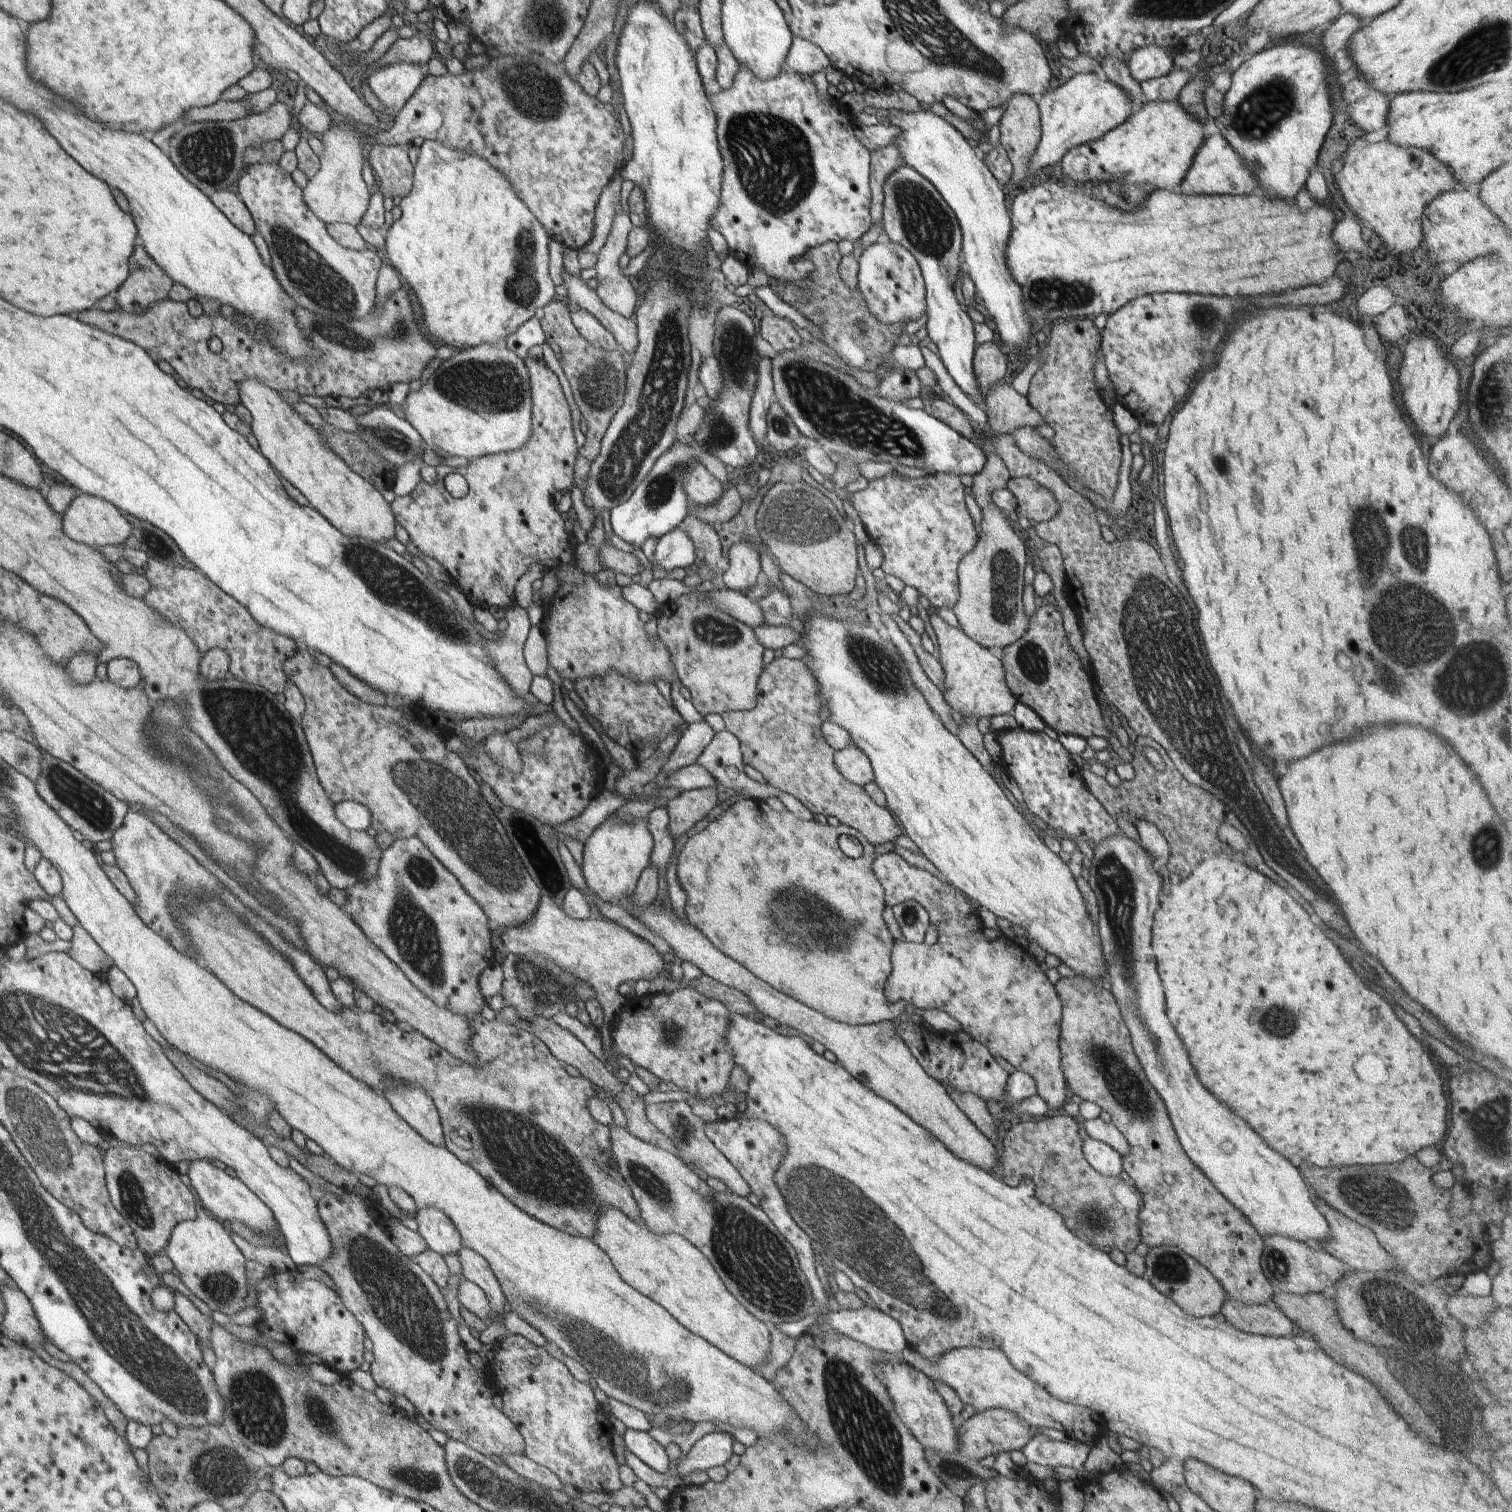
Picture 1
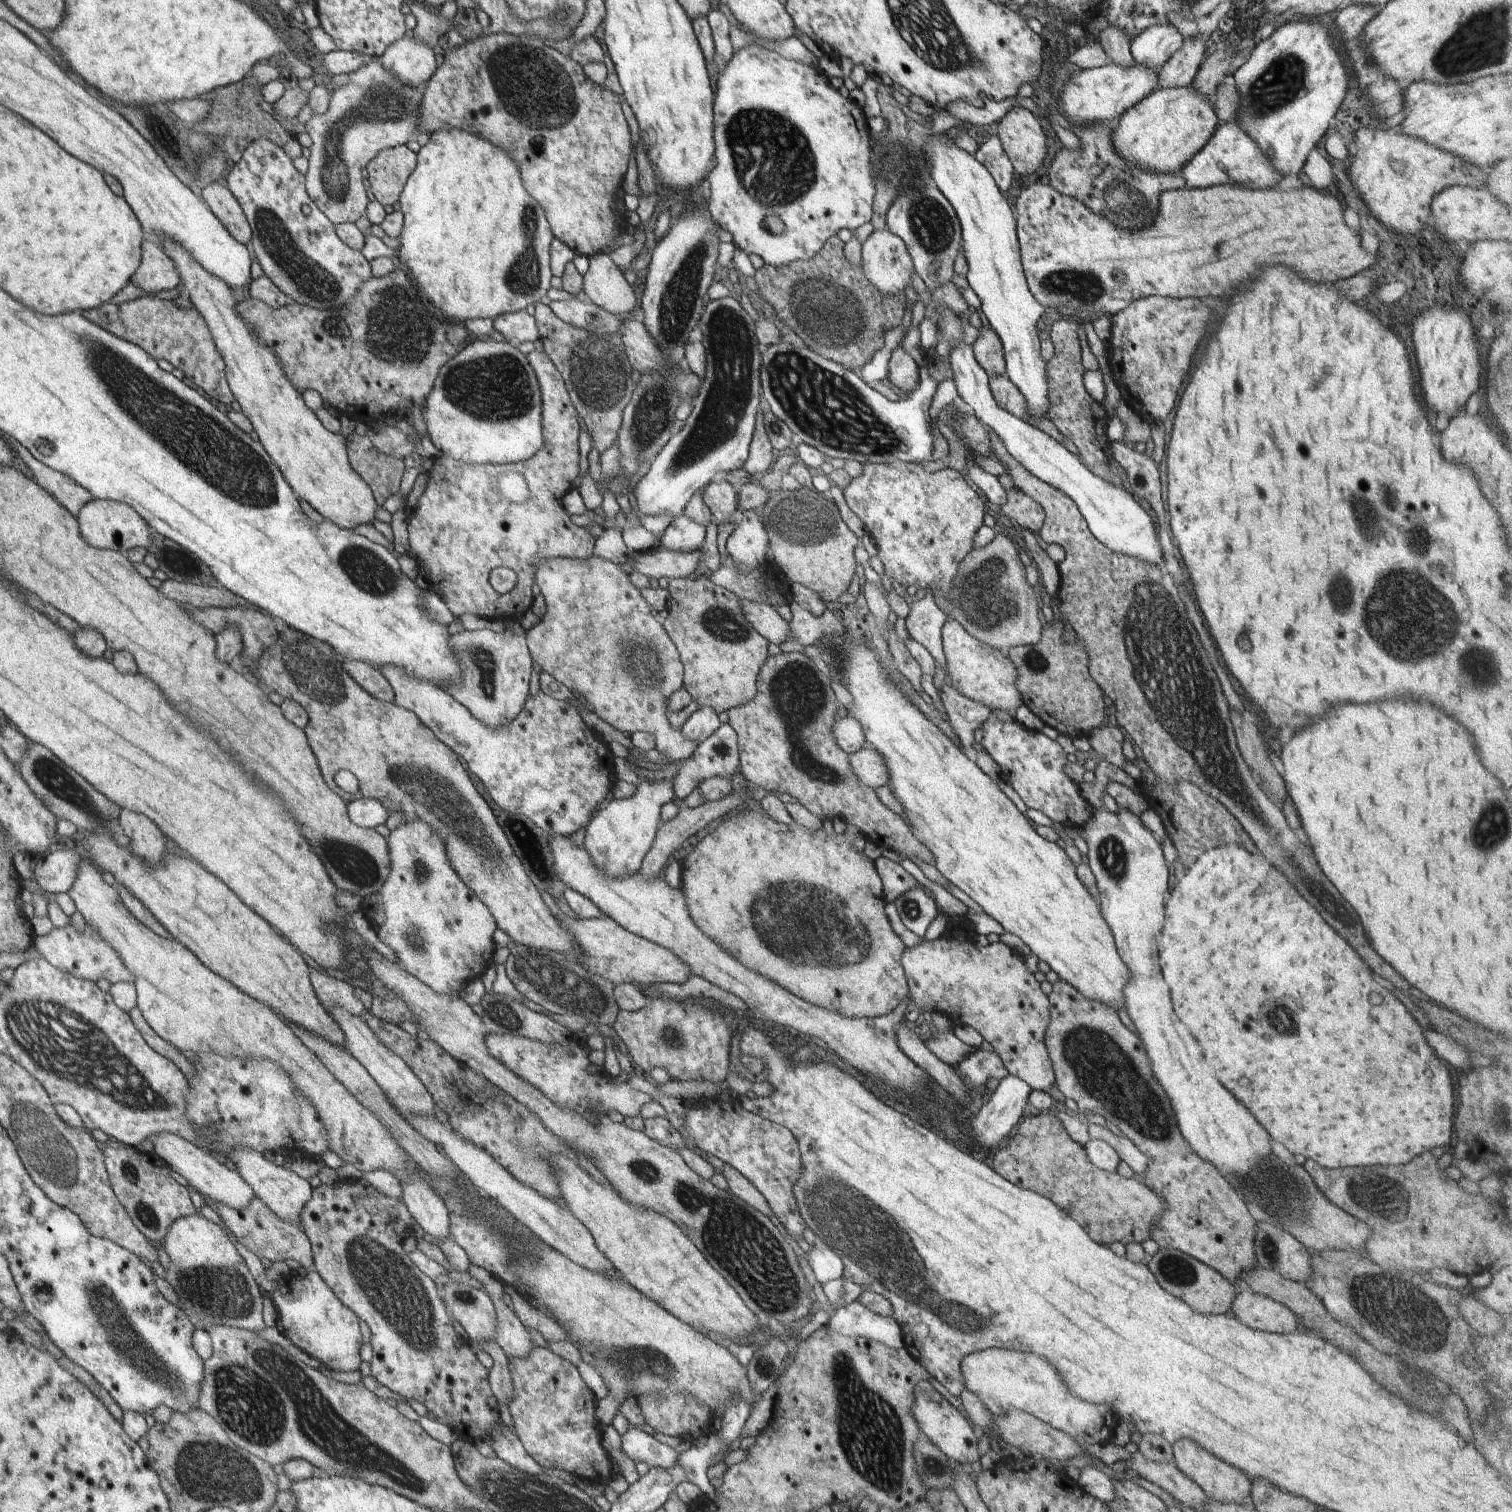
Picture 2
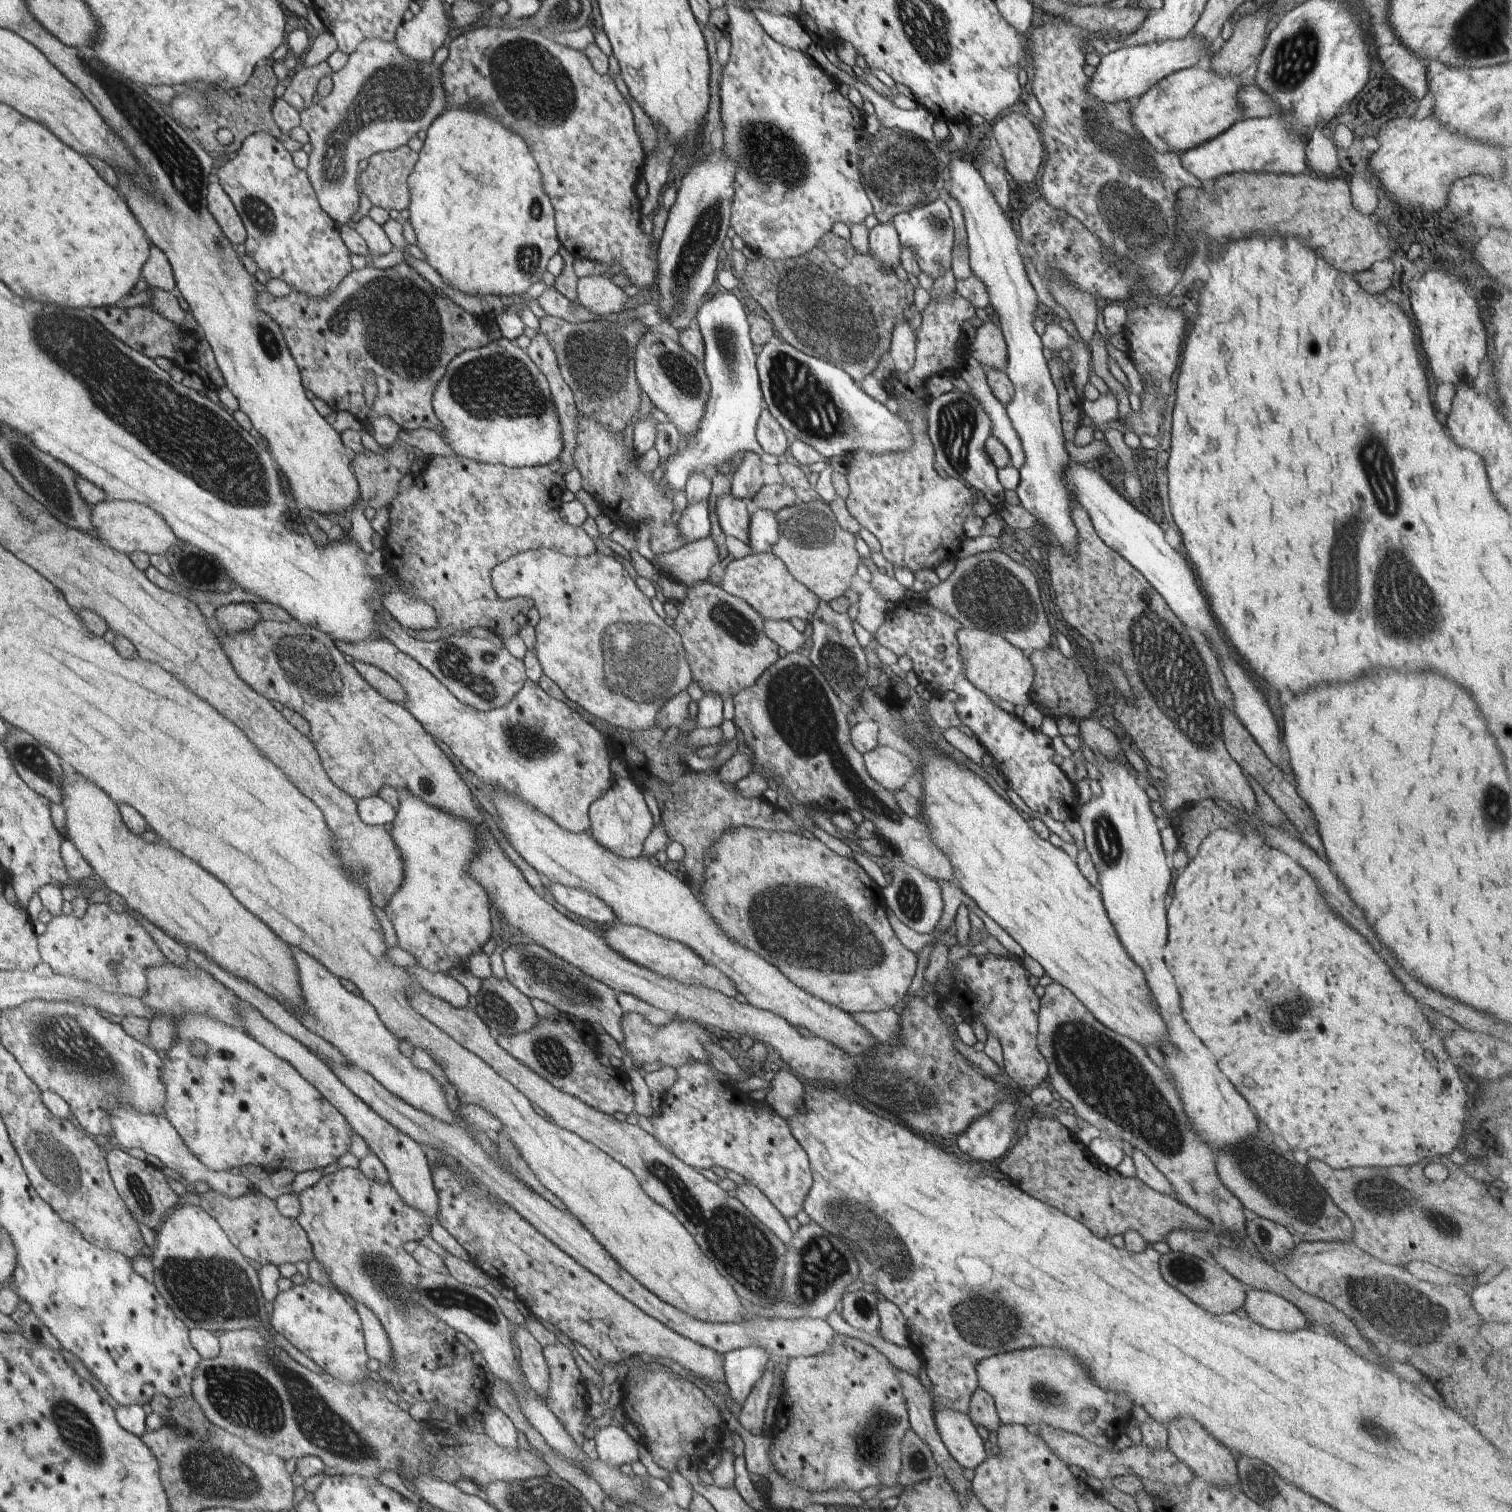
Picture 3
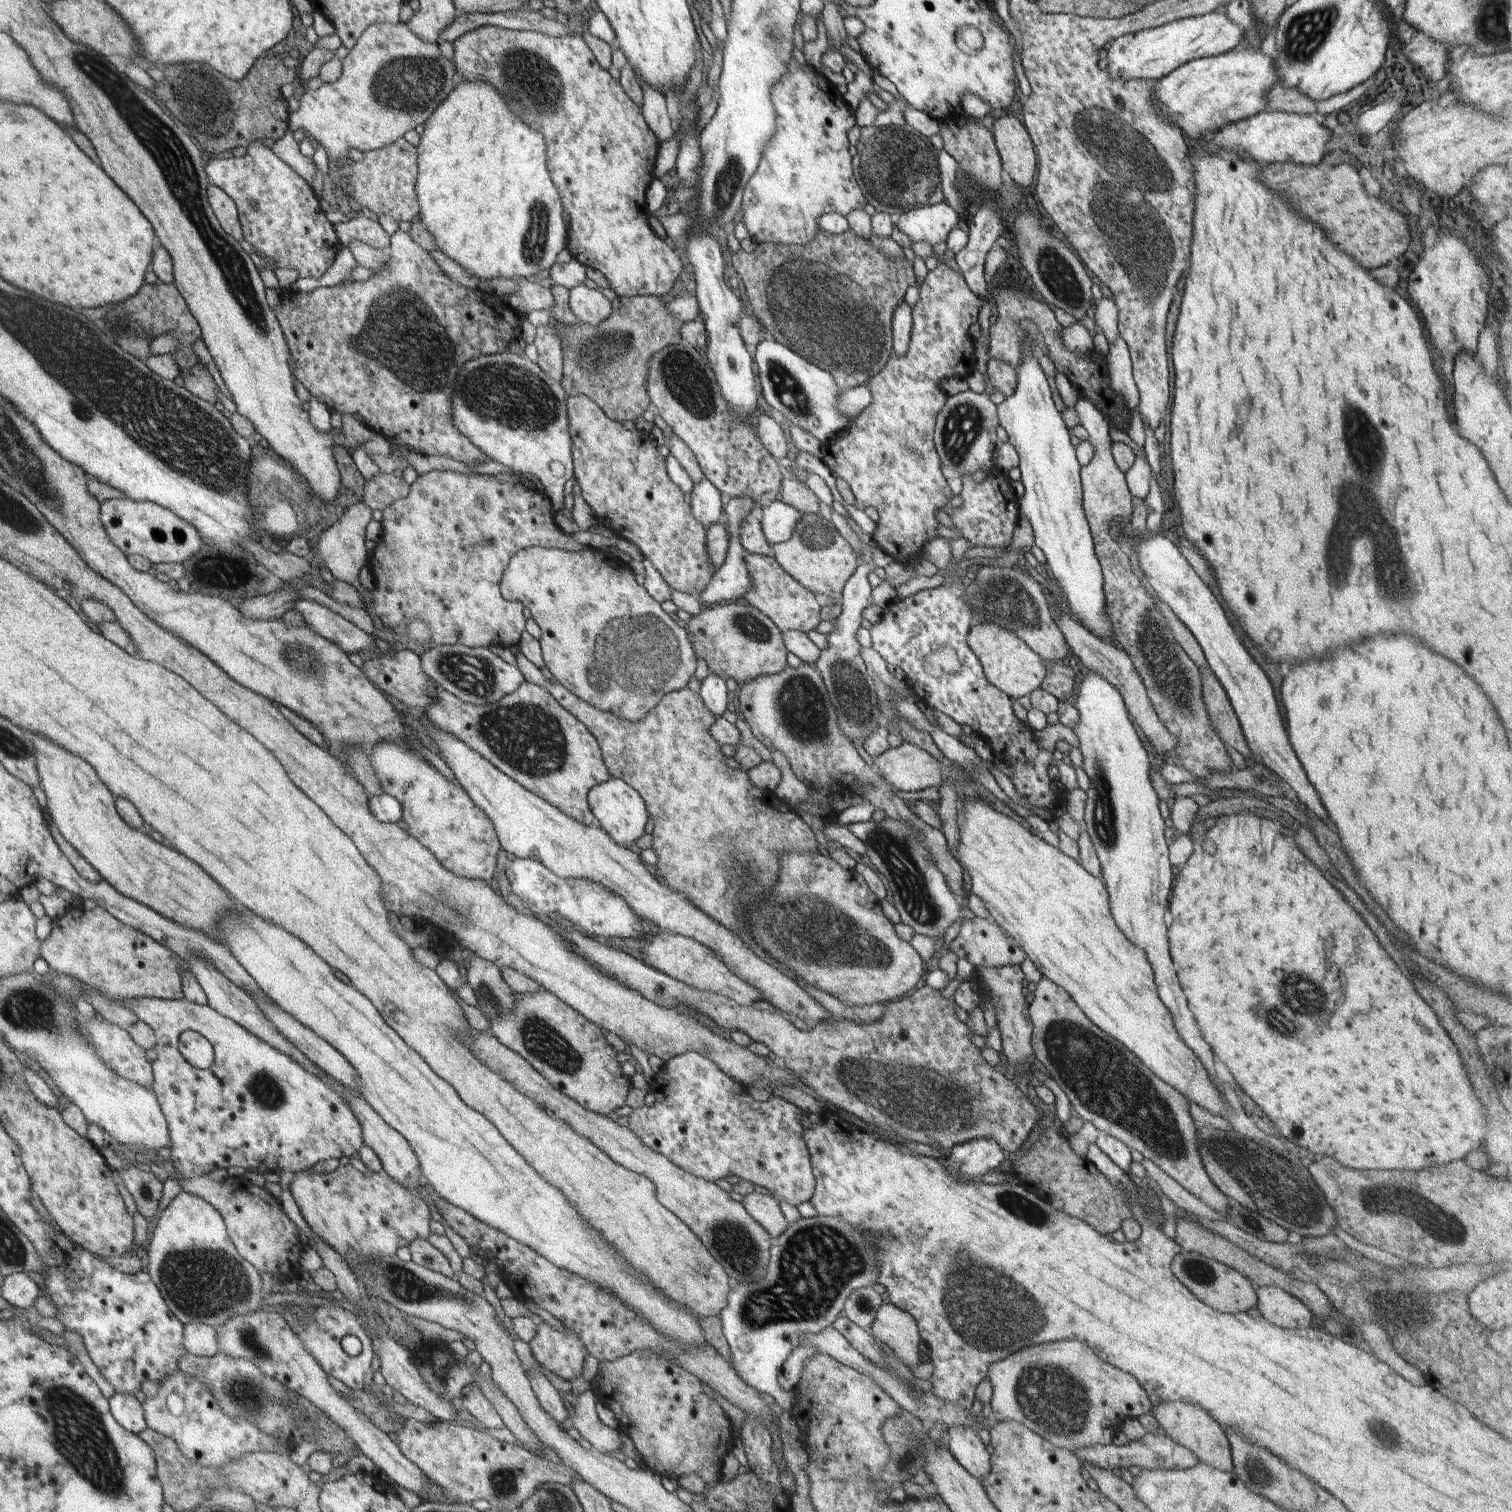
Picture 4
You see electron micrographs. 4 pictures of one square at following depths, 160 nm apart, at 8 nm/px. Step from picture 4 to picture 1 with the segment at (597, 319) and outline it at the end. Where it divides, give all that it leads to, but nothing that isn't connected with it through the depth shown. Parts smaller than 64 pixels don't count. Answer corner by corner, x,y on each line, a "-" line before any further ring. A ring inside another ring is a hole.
620,203
617,204
617,209
615,215
613,216
613,223
608,233
606,242
604,246
600,249
600,252
597,254
598,261
596,263
597,277
596,280
600,280
600,284
597,287
597,292
600,295
600,298
603,300
603,303
607,305
608,308
611,308
615,313
622,315
630,320
634,318
634,312
637,311
636,292
632,288
632,284
620,274
620,266
618,266
618,258
625,254
627,249
627,239
635,233
634,226
630,221
629,214
624,212
624,208

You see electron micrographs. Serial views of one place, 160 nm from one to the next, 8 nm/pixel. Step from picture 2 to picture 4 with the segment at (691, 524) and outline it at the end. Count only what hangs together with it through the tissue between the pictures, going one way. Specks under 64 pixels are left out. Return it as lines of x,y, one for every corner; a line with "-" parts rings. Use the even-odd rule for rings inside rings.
702,479
694,484
691,492
692,516
706,528
725,520
722,498
723,495
708,479

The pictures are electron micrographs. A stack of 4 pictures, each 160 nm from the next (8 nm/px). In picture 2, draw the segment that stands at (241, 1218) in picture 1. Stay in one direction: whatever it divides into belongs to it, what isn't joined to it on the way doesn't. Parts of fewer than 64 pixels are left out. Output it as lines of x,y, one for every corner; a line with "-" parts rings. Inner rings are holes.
172,1133
159,1134
152,1139
152,1142
154,1144
154,1156
164,1161
171,1170
186,1178
188,1184
194,1190
198,1190
208,1203
224,1203
235,1209
245,1209
256,1197
251,1185
243,1179
242,1174
236,1169
230,1170
222,1159
211,1154
208,1150
204,1150

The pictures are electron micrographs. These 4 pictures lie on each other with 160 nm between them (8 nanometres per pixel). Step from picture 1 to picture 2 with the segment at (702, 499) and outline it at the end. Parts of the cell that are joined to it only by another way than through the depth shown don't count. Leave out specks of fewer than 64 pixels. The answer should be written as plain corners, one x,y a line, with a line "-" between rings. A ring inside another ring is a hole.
712,480
703,489
703,499
720,523
738,521
737,490
729,481

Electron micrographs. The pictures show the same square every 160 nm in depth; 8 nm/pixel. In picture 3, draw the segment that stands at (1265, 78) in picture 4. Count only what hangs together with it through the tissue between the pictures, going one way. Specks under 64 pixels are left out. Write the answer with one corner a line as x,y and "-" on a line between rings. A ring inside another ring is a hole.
1203,64
1179,70
1142,95
1130,106
1131,123
1152,148
1182,154
1221,132
1243,118
1237,92
1241,89
1238,75
1222,77

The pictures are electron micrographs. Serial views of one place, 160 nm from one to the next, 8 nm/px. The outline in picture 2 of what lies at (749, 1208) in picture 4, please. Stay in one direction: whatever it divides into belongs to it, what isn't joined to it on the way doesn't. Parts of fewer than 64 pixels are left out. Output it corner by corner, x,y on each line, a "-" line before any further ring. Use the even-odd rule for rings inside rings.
726,1164
720,1170
716,1170
716,1172
720,1172
720,1174
724,1175
730,1193
733,1193
745,1203
748,1203
768,1218
774,1220
773,1212
767,1200
741,1172
738,1172
733,1166

